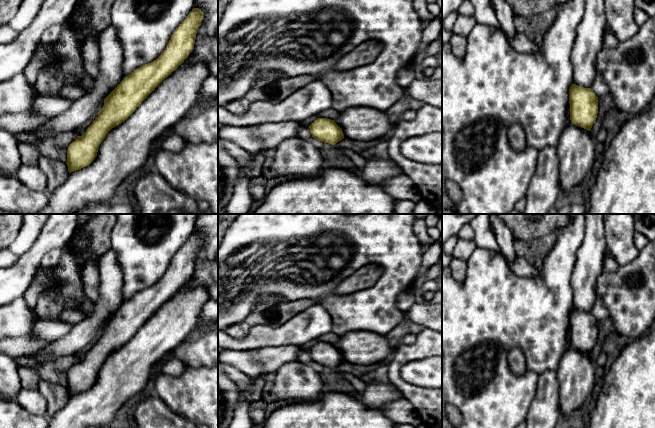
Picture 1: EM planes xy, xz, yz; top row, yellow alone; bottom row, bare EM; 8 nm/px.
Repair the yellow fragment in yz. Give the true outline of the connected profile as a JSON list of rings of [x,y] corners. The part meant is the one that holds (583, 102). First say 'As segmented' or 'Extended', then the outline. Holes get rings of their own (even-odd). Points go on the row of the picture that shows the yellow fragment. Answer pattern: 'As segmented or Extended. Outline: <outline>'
Extended. Outline: [[[572,84],[569,89],[571,122],[557,145],[560,195],[568,200],[594,164],[595,141],[590,130],[598,114],[597,99],[591,88]]]

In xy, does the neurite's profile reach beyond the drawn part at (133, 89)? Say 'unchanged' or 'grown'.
grown

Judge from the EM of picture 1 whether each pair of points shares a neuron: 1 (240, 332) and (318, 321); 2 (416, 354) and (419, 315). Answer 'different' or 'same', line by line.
1: different
2: different

